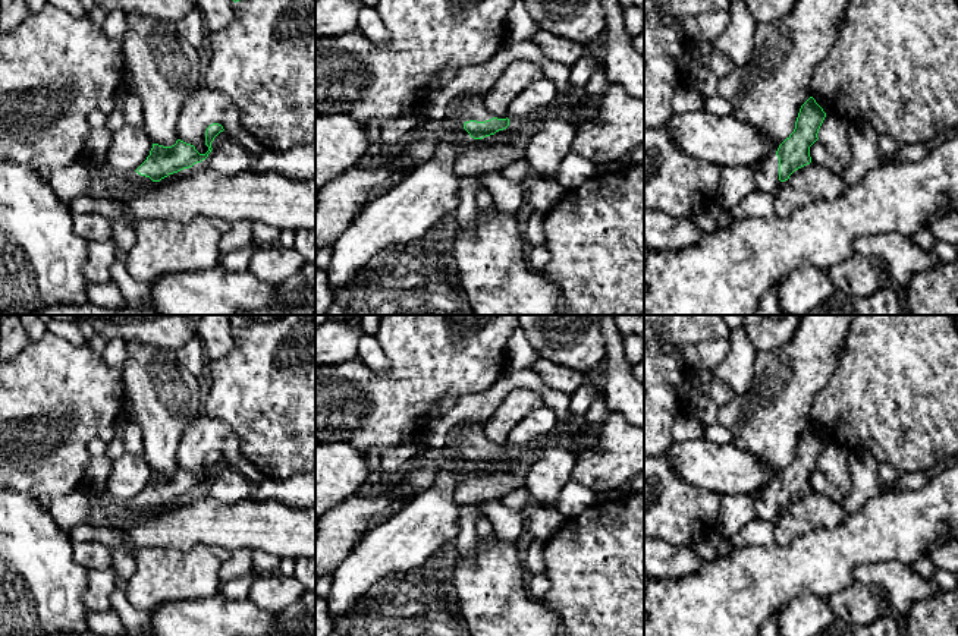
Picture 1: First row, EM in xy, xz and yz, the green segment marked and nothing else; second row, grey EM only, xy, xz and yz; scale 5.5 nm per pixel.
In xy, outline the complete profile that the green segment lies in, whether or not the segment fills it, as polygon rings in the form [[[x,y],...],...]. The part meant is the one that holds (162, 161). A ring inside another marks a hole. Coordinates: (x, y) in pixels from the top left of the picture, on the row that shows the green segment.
[[[213,123],[207,127],[205,145],[208,147],[208,151],[205,154],[200,154],[194,145],[186,144],[180,139],[178,139],[172,147],[153,144],[147,160],[135,171],[132,171],[134,189],[160,182],[169,174],[178,173],[183,169],[192,167],[197,163],[201,163],[211,152],[211,142],[214,141],[214,138],[223,130],[223,126],[219,123]]]

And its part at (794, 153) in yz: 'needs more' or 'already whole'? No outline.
needs more

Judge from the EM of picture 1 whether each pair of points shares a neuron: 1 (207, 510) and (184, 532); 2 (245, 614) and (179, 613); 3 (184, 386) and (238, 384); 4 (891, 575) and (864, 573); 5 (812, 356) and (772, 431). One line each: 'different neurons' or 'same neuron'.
1: same neuron
2: same neuron
3: different neurons
4: same neuron
5: same neuron

